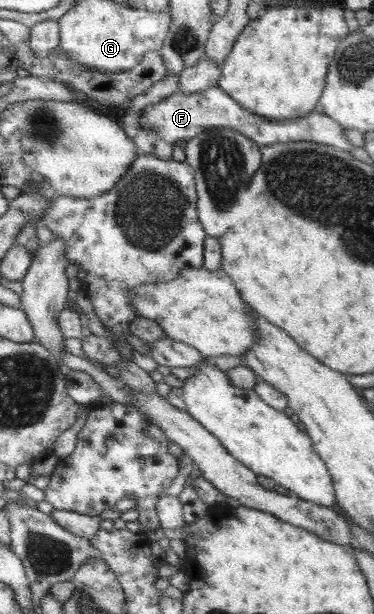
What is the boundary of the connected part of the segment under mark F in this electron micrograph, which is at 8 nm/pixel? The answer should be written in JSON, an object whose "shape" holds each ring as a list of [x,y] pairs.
{"shape":[[[220,85],[195,94],[179,94],[177,92],[159,103],[151,104],[141,110],[139,124],[159,131],[161,135],[165,135],[167,141],[173,144],[176,144],[179,140],[192,139],[195,136],[203,135],[207,130],[213,128],[233,128],[233,130],[245,134],[245,136],[262,146],[312,140],[313,142],[319,142],[319,144],[329,144],[329,146],[336,146],[348,151],[354,150],[353,144],[344,134],[344,126],[327,113],[315,111],[309,116],[296,120],[271,120],[271,118],[253,114],[251,110],[241,106]]]}

